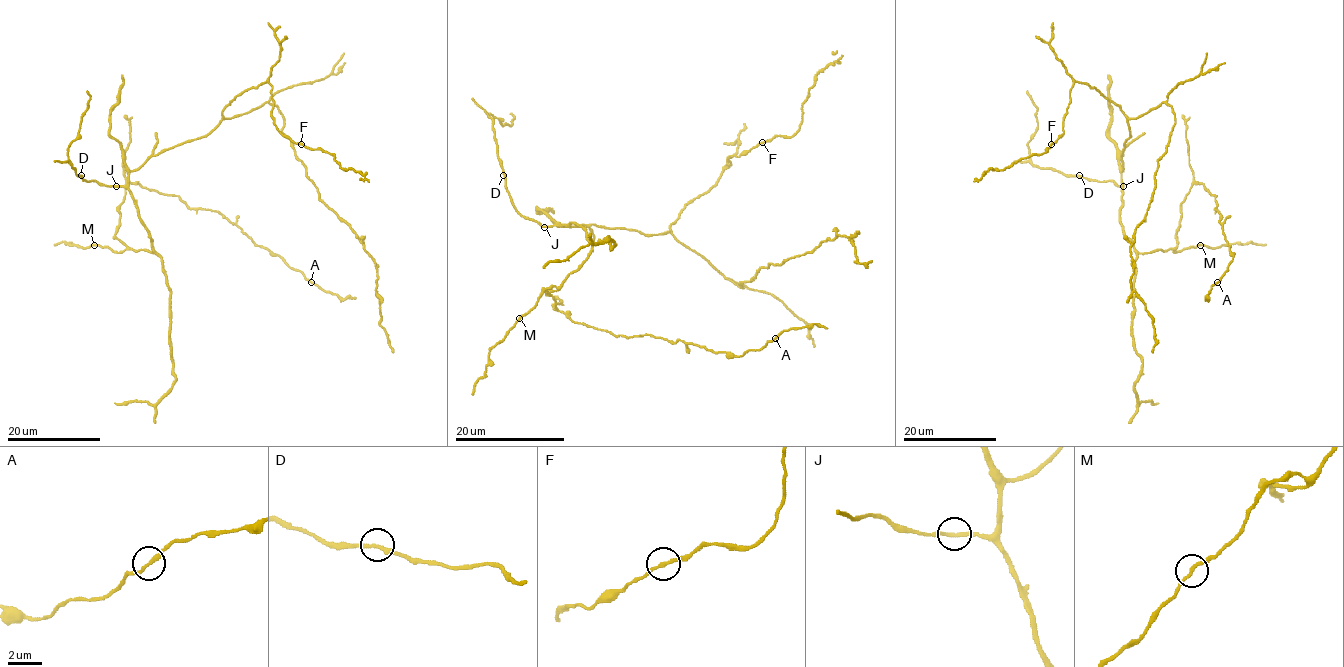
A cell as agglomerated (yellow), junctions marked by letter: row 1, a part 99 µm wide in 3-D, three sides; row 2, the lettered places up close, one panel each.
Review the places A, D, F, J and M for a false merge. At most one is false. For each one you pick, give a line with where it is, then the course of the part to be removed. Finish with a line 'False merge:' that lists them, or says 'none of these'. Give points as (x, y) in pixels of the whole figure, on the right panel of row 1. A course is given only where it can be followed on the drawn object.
False merge: none of these

